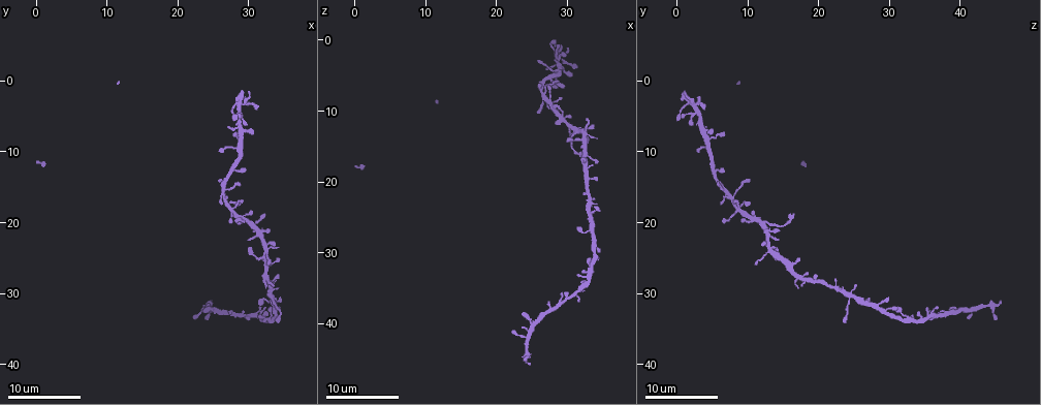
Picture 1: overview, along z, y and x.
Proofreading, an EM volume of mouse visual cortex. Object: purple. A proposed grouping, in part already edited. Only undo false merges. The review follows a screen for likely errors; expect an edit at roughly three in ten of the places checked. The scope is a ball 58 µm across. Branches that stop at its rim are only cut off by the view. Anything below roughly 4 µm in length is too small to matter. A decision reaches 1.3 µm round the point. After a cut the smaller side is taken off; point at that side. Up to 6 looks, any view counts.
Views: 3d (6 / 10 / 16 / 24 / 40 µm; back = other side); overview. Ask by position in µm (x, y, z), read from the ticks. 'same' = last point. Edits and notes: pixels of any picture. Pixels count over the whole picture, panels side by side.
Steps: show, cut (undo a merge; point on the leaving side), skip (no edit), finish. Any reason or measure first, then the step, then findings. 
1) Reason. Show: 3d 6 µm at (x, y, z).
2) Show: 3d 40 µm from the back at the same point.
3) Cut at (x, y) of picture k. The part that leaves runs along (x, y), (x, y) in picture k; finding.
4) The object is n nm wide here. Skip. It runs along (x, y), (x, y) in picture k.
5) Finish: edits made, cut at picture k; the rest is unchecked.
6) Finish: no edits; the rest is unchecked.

Small branch off a trunk. Show: 3d 16 µm at (24.5, 31.5, 44.0).

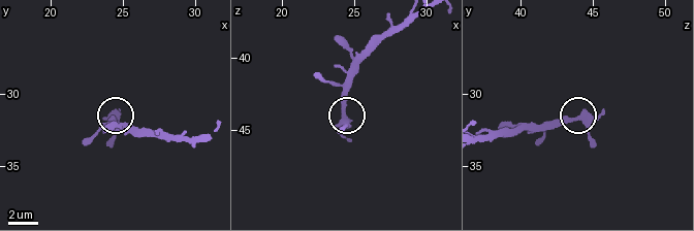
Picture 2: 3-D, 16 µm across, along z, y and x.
Skip. It runs along (405, 18), (358, 66), (346, 99), (343, 131) in picture 2; all the same cell.

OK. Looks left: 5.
Four arms meet. Show: 3d 6 µm at (33.5, 31.0, 24.5).

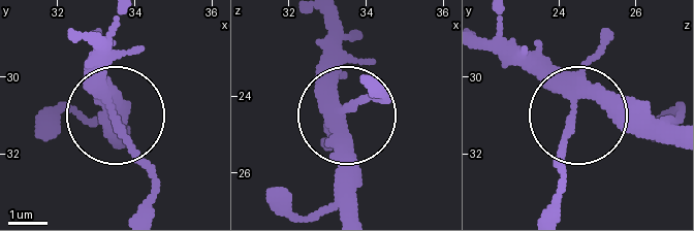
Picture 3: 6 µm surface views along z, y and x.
4 arms meet here. Skip. It runs along (89, 37), (95, 90), (151, 195) in picture 3; all the same cell.

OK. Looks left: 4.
Thin arm on a thick one. Show: 3d 6 µm at (26.5, 16.5, 7.5).

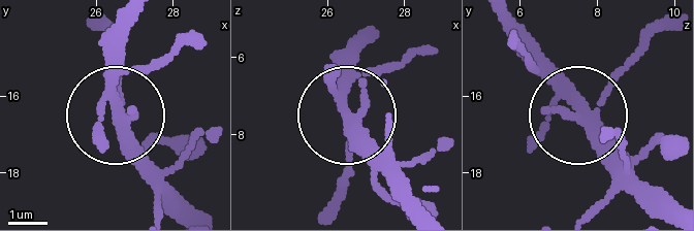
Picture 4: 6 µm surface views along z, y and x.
The side arm is 31 µm long. Skip. It runs along (415, 205), (350, 124), (346, 193) in picture 4; continuous, no second cell.

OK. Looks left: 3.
Finish: no edits; the rest is unchecked.

